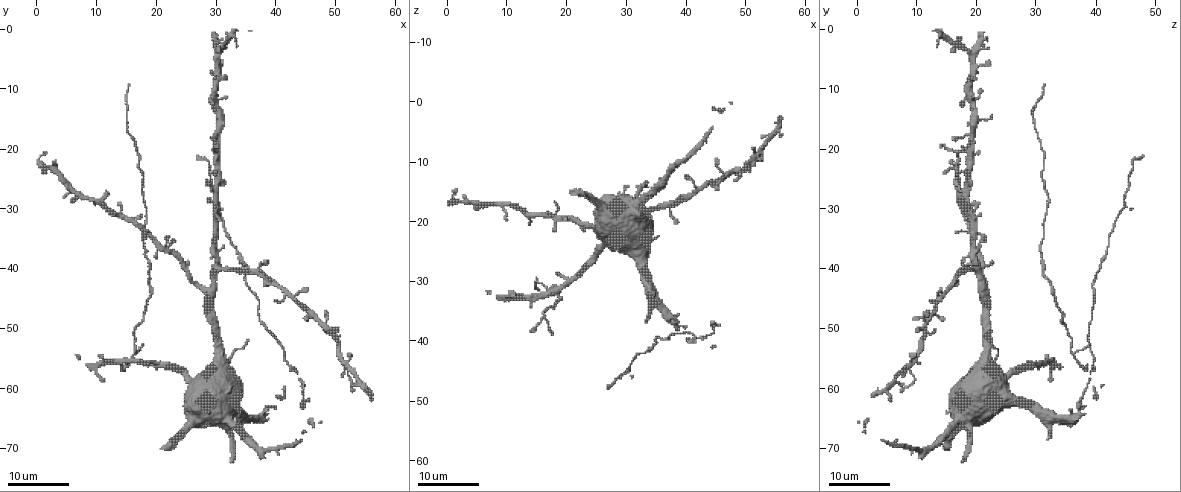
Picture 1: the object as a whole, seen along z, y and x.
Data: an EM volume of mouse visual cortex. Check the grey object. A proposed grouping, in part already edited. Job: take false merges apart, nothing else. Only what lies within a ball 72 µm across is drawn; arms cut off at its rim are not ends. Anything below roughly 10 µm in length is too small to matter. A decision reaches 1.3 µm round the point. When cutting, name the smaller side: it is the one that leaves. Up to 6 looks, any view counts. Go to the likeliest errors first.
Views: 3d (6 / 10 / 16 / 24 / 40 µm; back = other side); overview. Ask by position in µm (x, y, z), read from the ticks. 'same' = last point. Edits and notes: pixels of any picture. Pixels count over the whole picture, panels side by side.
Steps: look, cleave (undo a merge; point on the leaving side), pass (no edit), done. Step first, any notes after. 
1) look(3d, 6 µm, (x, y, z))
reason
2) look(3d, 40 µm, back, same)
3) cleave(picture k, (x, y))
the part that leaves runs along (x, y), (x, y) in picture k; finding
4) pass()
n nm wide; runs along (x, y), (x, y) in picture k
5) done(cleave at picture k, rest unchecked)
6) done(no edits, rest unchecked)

look(3d, 24 µm, (16.5, 53.5, 36.0))
three arms meet

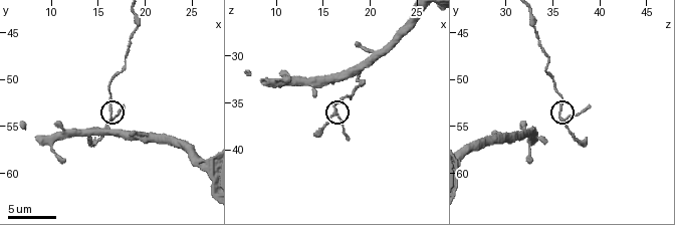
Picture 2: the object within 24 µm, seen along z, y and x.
look(3d, 6 µm, (16.4, 53.2, 35.8))

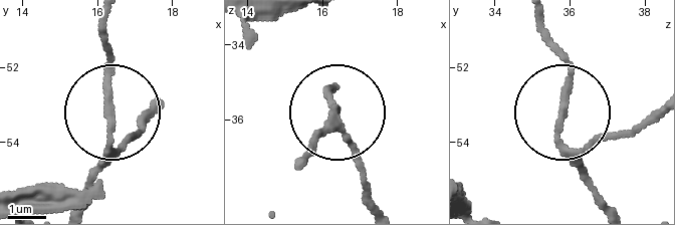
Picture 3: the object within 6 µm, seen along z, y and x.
pass()
3 arms; continuous, no second neuron

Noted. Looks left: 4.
look(3d, 24 µm, (30.5, 40.0, 19.0))

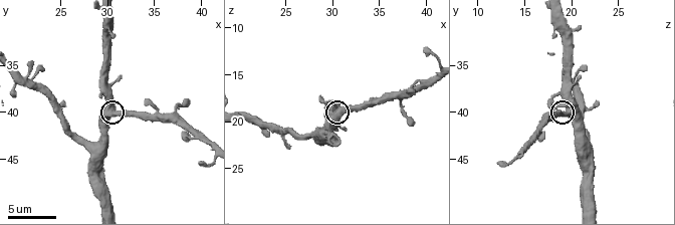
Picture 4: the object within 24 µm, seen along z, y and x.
look(3d, 10 µm, (30.8, 40.0, 19.2))

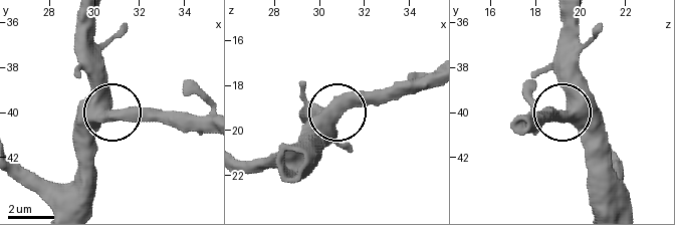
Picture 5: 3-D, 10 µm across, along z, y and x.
pass()
550 nm wide; runs along (303, 173), (332, 115), (373, 101), (388, 88) in picture 5; all the same neuron

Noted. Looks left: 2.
done(no edits, rest unchecked)

